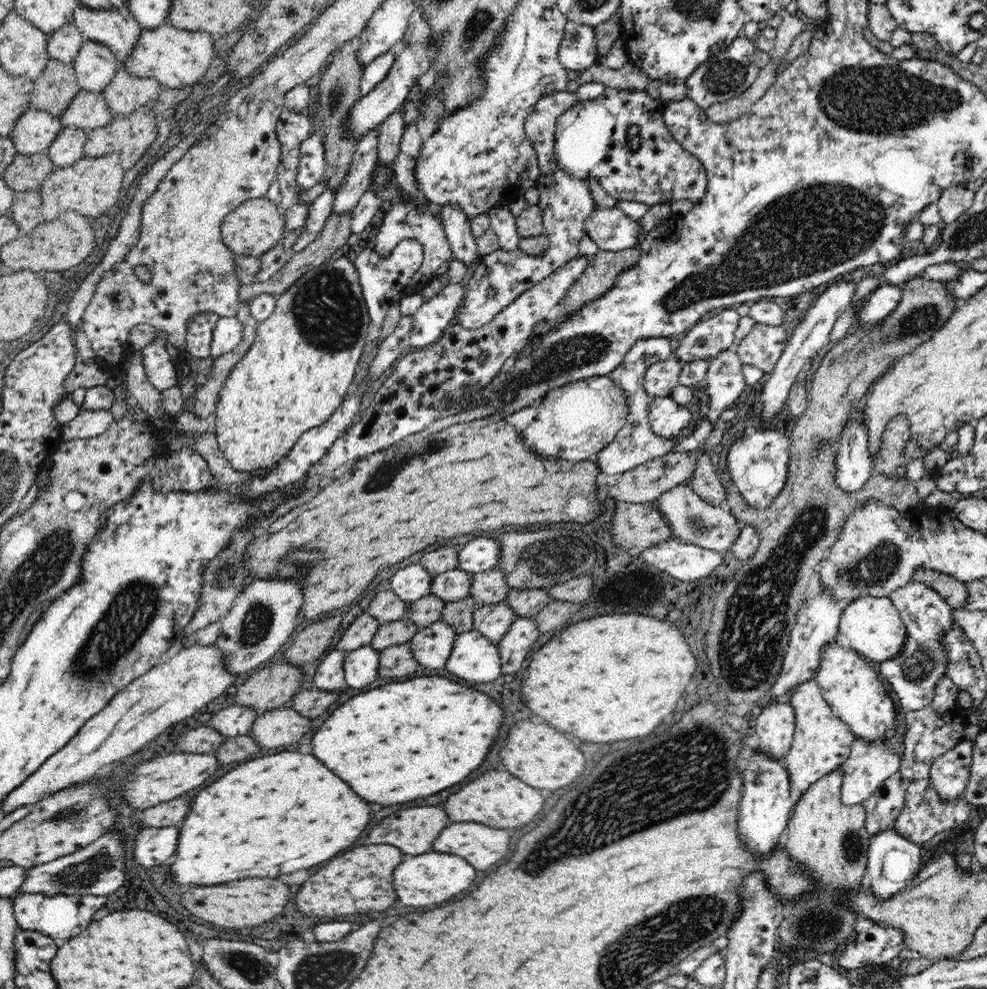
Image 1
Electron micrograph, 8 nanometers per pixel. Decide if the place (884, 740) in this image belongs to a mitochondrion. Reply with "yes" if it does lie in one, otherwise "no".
no

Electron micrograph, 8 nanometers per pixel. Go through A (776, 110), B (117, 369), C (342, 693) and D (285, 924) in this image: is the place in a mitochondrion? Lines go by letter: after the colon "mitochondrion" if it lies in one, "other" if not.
A: other
B: other
C: other
D: other

